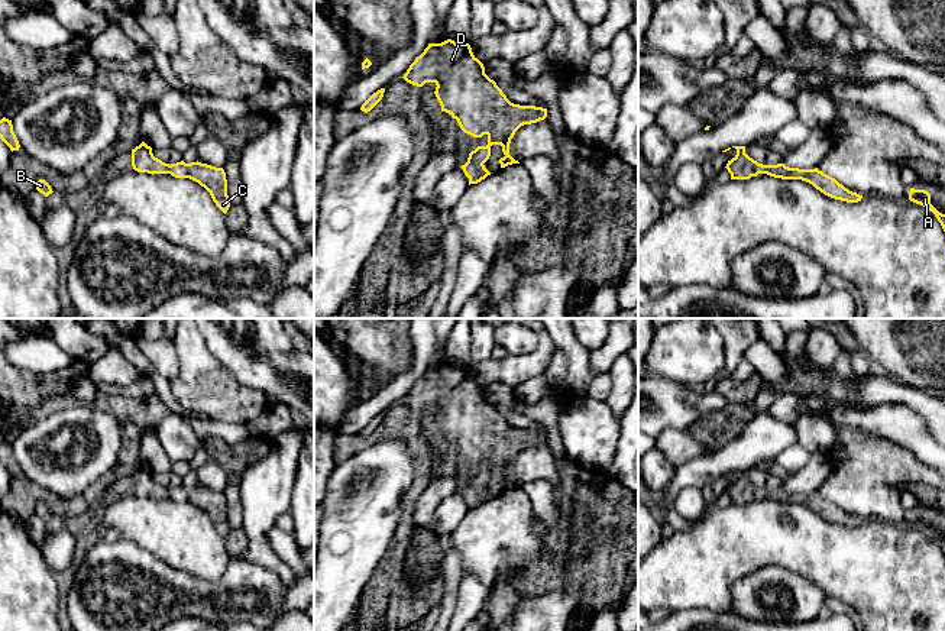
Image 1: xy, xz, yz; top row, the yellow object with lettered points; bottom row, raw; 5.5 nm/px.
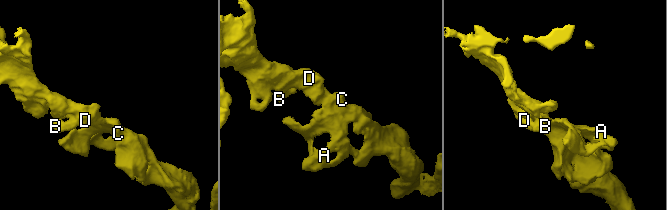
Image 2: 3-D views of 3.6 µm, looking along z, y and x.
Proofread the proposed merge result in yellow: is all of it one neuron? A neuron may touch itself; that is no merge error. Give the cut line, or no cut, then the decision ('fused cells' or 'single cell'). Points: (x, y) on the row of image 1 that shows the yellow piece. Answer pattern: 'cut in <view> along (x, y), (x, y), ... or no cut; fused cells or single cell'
no cut; single cell

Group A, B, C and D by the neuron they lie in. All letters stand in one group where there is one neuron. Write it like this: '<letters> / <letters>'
A B C D

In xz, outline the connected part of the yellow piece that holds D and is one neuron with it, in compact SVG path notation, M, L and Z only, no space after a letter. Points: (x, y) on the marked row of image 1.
M447 39L428 43L402 77L407 82L423 87L434 82L441 111L457 120L460 129L473 136L488 136L486 146L478 146L462 165L470 184L478 184L491 172L485 162L491 146L501 145L504 158L501 168L520 164L509 155L509 143L515 132L547 117L547 109L511 103L502 90L485 74L483 64L473 55L469 43Z

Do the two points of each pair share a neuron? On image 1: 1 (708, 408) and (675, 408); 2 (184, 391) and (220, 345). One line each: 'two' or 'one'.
1: one
2: two

